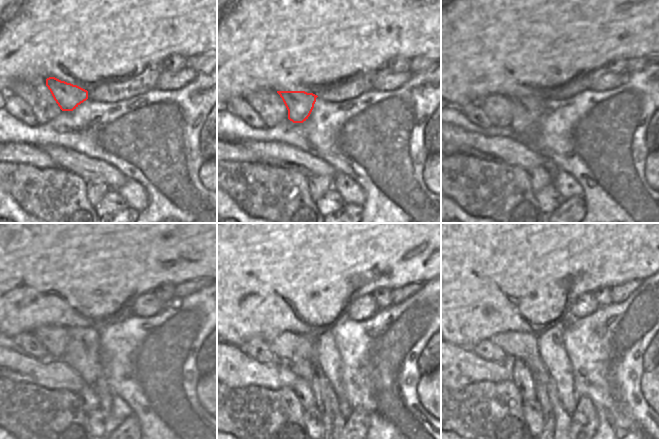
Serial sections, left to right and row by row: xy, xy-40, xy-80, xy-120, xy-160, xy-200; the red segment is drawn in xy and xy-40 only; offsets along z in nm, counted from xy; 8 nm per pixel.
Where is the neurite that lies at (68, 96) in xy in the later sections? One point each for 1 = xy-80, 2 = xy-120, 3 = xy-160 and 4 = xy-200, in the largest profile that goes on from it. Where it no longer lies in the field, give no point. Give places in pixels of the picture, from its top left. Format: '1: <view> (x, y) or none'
1: xy-80 (527, 110)
2: xy-120 (82, 353)
3: xy-160 (304, 362)
4: xy-200 (541, 396)

